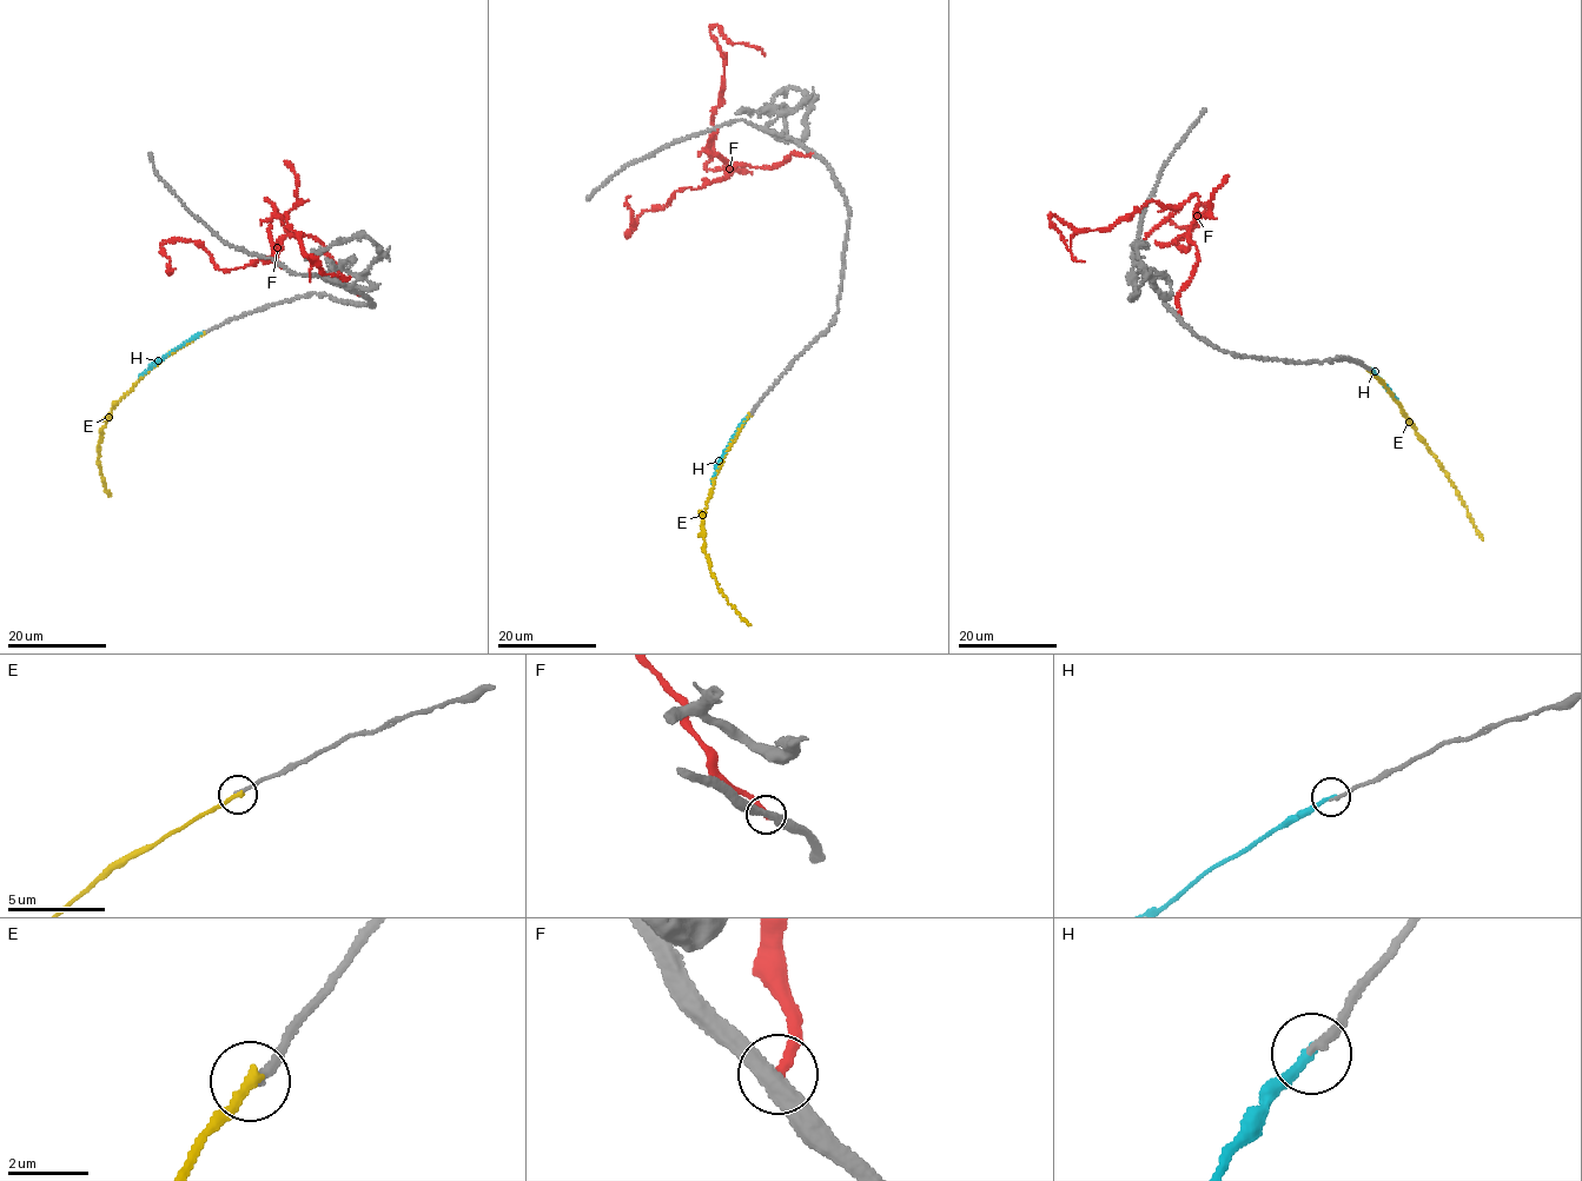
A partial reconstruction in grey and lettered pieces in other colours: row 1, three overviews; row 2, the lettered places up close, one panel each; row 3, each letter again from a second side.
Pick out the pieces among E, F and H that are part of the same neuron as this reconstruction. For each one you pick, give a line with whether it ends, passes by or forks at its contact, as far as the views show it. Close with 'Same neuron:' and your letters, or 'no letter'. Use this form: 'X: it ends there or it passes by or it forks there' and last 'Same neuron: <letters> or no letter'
Same neuron: no letter

